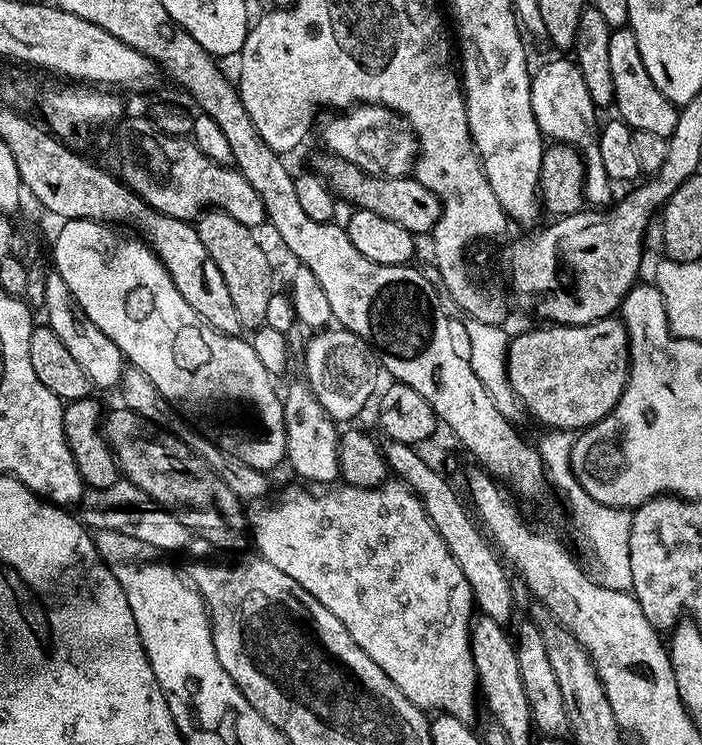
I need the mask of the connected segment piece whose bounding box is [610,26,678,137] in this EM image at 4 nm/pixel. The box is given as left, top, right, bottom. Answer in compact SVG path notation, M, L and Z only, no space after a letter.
M625 26L623 28L614 28L610 34L610 74L614 77L614 98L616 99L614 108L619 119L626 121L633 130L650 130L650 134L658 134L659 136L672 136L674 134L674 126L678 126L678 108L664 97L662 90L658 90L658 86L654 86L654 82L650 78L650 74L646 74L646 66L640 57L638 50L638 38L634 38L631 28Z

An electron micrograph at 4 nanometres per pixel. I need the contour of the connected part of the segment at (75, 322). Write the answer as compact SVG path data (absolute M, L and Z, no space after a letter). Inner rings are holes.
M45 275L42 311L48 315L46 327L58 334L62 346L66 346L66 350L70 350L70 355L78 362L78 366L86 370L86 378L90 378L92 385L97 389L115 389L123 381L126 367L124 355L106 334L102 334L102 330L98 330L98 326L94 326L94 322L90 322L90 318L86 318L86 314L80 309L60 276Z

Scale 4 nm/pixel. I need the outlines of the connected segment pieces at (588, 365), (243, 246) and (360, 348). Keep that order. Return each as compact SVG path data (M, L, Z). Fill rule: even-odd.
M611 316L606 319L598 319L588 324L573 324L573 325L549 325L540 326L538 330L530 330L524 332L517 337L514 336L509 341L508 356L507 356L507 374L508 380L511 383L511 388L514 390L517 397L519 397L521 405L542 423L545 427L561 430L580 432L588 428L590 425L601 421L617 405L619 398L621 398L622 390L625 389L625 384L628 381L628 366L631 360L631 344L629 338L625 333L625 326L619 320L619 317Z
M209 208L201 212L194 223L198 238L202 238L202 246L206 246L206 254L212 259L214 266L218 266L218 271L226 282L226 291L234 301L236 313L238 318L242 318L244 328L255 330L261 327L266 318L270 298L274 295L274 288L272 288L272 264L268 261L263 246L256 241L257 233L251 228L242 226L242 222L237 222L235 218L230 218L230 214L226 214L221 208Z
M328 326L317 331L304 352L303 379L307 380L314 398L322 402L322 410L337 422L352 422L364 408L364 403L377 391L376 372L378 364L374 359L372 345L348 328Z

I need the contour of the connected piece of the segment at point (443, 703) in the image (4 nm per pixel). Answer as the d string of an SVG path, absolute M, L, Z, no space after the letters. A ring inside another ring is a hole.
M389 478L373 488L350 486L340 482L335 486L325 487L323 490L313 490L311 487L296 484L282 489L276 497L273 495L267 502L253 503L247 509L248 530L251 543L252 540L256 543L255 551L263 560L270 562L270 566L282 570L282 574L287 574L289 578L294 578L294 582L298 582L302 590L314 594L314 598L318 598L318 602L322 602L322 606L326 606L326 610L330 610L330 614L334 614L334 618L338 618L338 622L342 622L342 626L350 630L350 638L354 638L354 642L358 642L358 646L362 646L362 650L366 650L366 654L370 654L370 658L374 658L374 662L382 666L382 674L386 674L386 678L390 678L390 682L394 682L394 686L398 686L398 690L402 690L402 694L406 694L406 698L410 698L414 706L425 710L433 708L431 710L433 713L472 722L476 716L476 700L478 704L478 677L472 657L474 623L472 590L470 582L466 580L466 574L462 574L462 566L454 562L454 558L448 552L446 542L442 542L442 534L434 530L420 499L402 481L395 478Z

